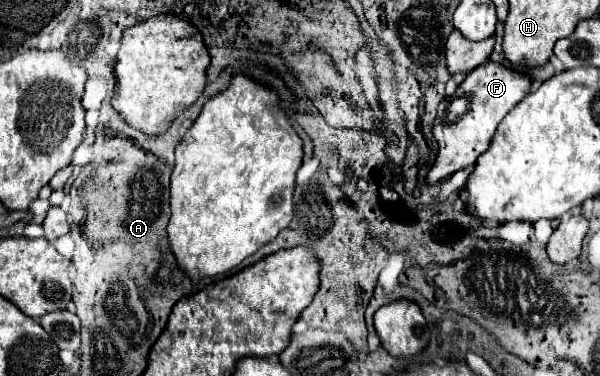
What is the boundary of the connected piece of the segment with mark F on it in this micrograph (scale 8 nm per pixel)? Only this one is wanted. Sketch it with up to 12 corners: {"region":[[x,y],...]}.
{"region":[[492,60],[468,72],[454,98],[470,102],[452,124],[438,106],[436,184],[488,150],[500,120],[532,82]]}

